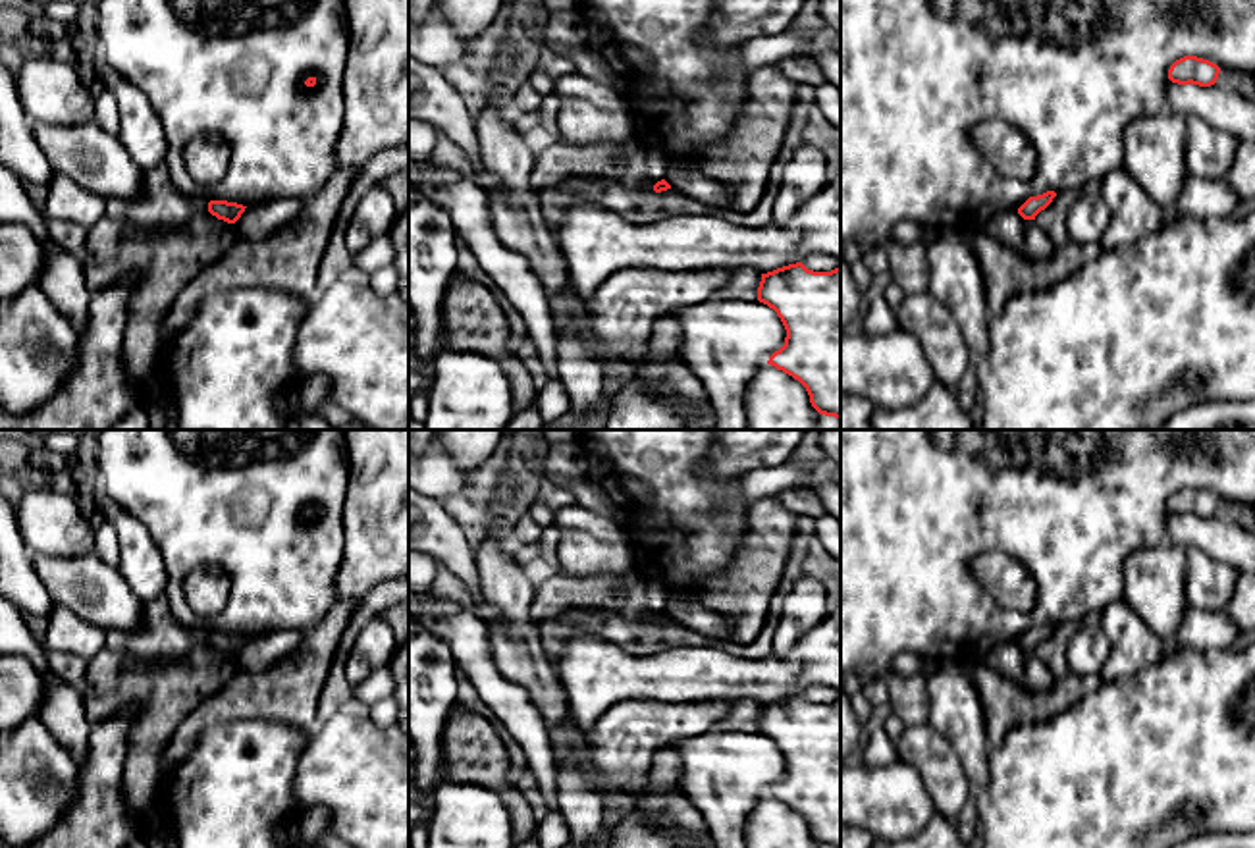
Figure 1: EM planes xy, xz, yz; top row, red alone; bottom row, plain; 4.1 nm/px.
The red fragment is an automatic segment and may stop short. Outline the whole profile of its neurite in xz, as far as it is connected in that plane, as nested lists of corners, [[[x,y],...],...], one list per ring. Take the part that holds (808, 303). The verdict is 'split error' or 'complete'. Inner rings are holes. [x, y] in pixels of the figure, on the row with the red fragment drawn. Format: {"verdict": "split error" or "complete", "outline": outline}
{"verdict": "complete", "outline": [[[796,262],[761,274],[758,301],[773,308],[787,330],[785,345],[767,364],[798,380],[819,414],[841,420],[841,266],[814,272]]]}

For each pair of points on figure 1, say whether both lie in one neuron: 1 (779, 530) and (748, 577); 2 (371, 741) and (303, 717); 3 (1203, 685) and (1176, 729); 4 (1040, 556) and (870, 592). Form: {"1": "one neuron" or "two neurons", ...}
{"1": "one neuron", "2": "two neurons", "3": "one neuron", "4": "one neuron"}

